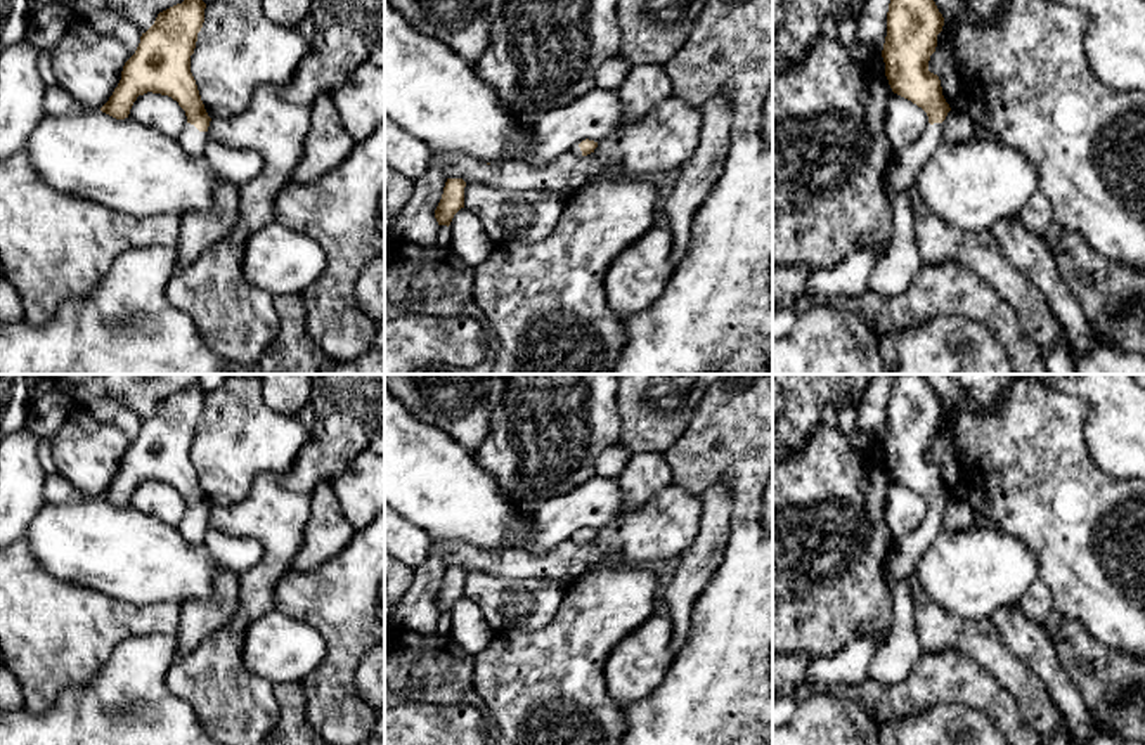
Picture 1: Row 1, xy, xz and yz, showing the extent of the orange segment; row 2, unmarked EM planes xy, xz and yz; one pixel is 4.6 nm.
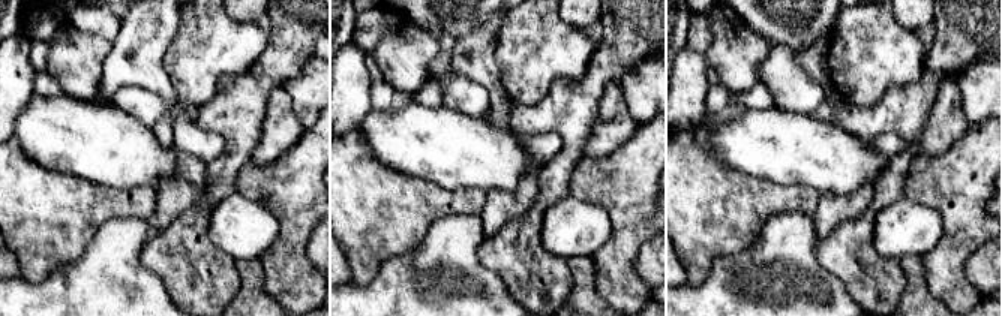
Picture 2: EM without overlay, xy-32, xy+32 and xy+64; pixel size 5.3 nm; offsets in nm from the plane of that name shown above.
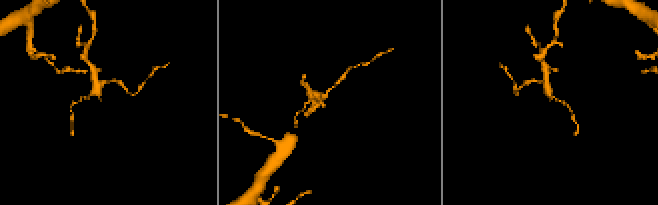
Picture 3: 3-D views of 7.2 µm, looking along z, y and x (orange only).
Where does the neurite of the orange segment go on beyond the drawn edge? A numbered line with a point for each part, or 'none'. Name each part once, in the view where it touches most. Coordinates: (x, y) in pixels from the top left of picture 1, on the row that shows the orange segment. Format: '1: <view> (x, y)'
1: xy (193, 141)

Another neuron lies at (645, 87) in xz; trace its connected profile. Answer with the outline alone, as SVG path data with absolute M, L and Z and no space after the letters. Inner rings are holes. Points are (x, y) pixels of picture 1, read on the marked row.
M632 66L627 80L617 90L624 111L618 130L641 121L657 104L672 95L672 81L663 66Z

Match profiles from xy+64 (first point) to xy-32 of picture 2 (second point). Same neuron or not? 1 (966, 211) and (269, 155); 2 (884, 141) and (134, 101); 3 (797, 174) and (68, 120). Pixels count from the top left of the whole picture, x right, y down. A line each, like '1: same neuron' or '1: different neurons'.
1: different neurons
2: same neuron
3: same neuron

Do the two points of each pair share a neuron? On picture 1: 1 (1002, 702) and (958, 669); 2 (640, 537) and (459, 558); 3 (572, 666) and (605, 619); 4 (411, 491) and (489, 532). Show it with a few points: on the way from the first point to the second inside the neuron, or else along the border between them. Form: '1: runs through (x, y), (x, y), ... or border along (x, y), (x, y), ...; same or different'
1: runs through (991, 697), (969, 680); same
2: runs through (595, 550), (565, 563), (504, 563); same
3: runs through (572, 654), (593, 631); same
4: runs through (430, 491), (444, 491), (470, 513); same

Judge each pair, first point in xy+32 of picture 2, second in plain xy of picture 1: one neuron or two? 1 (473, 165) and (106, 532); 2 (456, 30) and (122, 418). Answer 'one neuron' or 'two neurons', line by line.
1: one neuron
2: two neurons

